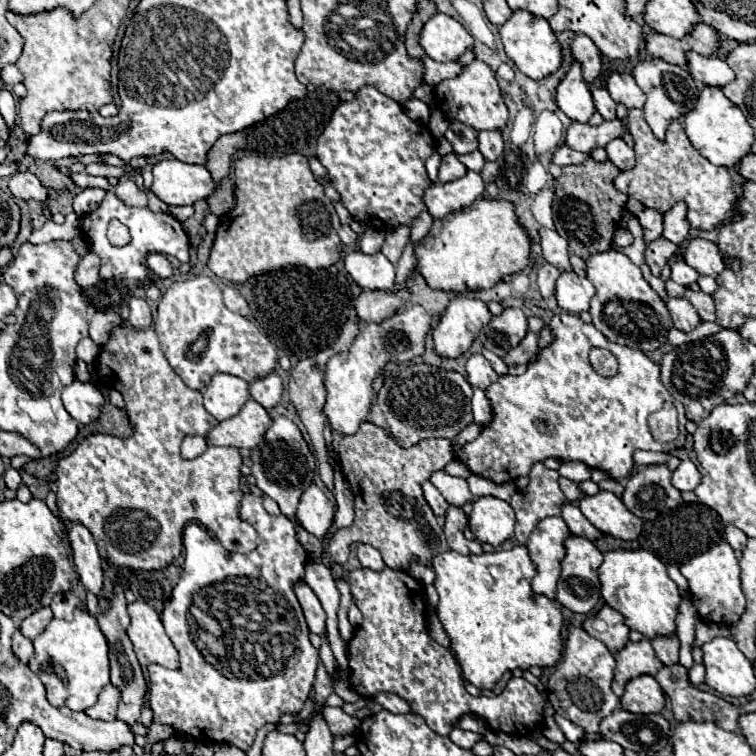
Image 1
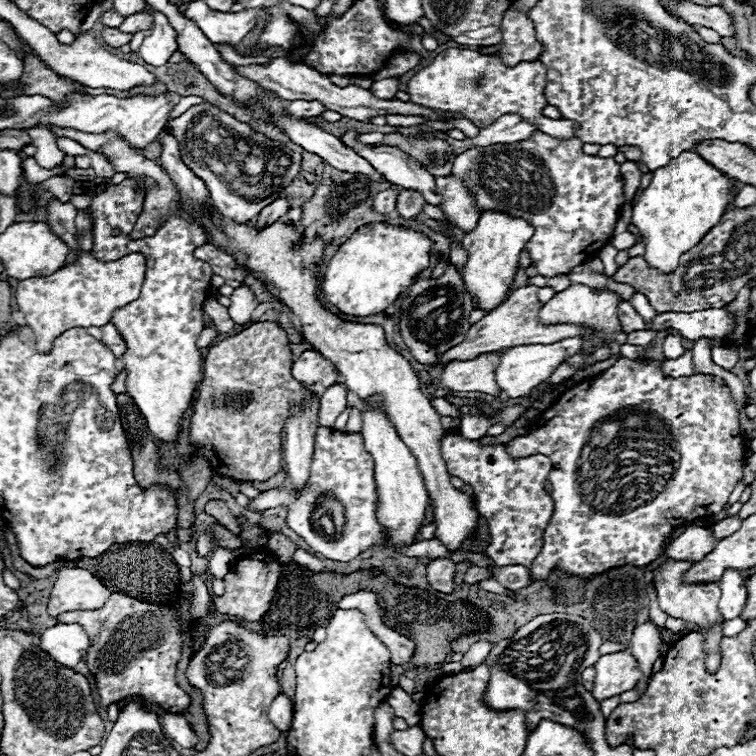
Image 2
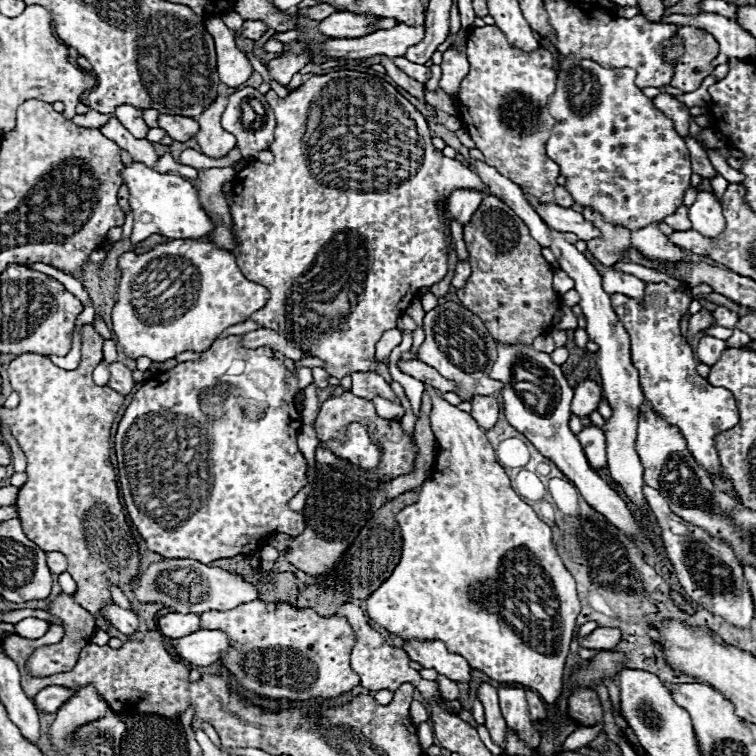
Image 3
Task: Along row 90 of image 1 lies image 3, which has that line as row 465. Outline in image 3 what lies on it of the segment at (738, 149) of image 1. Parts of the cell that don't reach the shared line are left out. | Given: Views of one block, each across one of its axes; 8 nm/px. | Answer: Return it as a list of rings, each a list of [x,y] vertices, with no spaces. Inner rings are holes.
[[[646,284],[644,304],[624,294],[612,294],[612,306],[618,320],[630,334],[632,364],[640,374],[644,398],[654,412],[680,430],[688,450],[708,474],[726,478],[714,438],[738,424],[738,408],[734,396],[726,388],[710,386],[708,380],[696,372],[698,360],[680,332],[680,318],[688,312],[690,302],[692,298],[670,288],[668,284]]]

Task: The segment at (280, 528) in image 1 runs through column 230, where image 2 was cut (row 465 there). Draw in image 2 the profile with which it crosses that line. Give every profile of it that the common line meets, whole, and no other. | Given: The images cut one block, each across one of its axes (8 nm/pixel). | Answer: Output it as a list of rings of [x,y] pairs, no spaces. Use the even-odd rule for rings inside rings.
[[[620,358],[606,372],[578,384],[576,388],[566,390],[548,410],[544,410],[538,416],[538,420],[534,422],[532,430],[526,436],[516,436],[514,440],[510,440],[506,444],[506,452],[512,458],[526,458],[532,454],[544,454],[552,460],[552,472],[548,474],[548,482],[550,482],[550,498],[554,500],[554,514],[552,514],[552,520],[544,532],[544,546],[542,546],[540,554],[536,556],[536,560],[530,564],[530,574],[534,580],[546,580],[554,568],[568,572],[570,576],[594,578],[596,574],[604,574],[612,568],[620,568],[626,564],[646,566],[662,554],[662,550],[666,546],[666,538],[670,532],[674,532],[682,524],[692,522],[694,518],[712,516],[712,514],[720,512],[724,508],[724,504],[728,502],[728,496],[734,490],[734,486],[744,478],[744,452],[742,452],[744,438],[742,438],[742,430],[738,424],[738,410],[736,410],[736,404],[730,396],[730,388],[714,382],[712,376],[706,376],[706,374],[680,376],[680,378],[662,376],[662,372],[660,372],[660,368],[656,368],[656,364],[660,364],[660,362]]]

